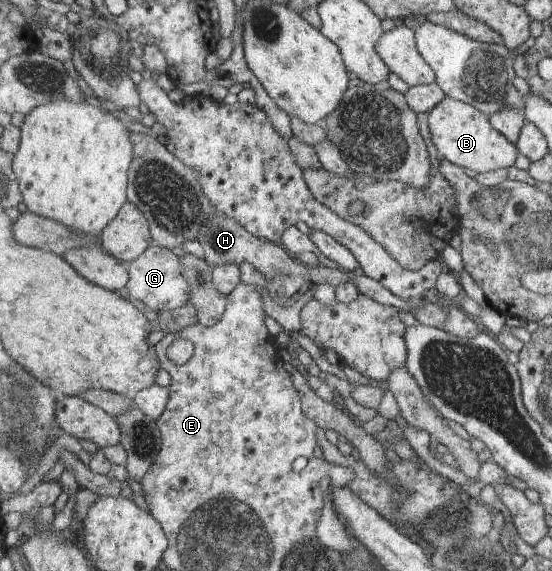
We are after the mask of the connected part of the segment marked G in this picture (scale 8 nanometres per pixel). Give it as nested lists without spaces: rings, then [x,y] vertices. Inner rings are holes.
[[[153,243],[139,258],[128,263],[130,280],[127,285],[127,293],[129,296],[142,301],[148,308],[157,313],[173,311],[189,303],[191,290],[194,287],[185,277],[180,259],[181,257],[175,255],[173,251],[167,251],[167,248]]]

